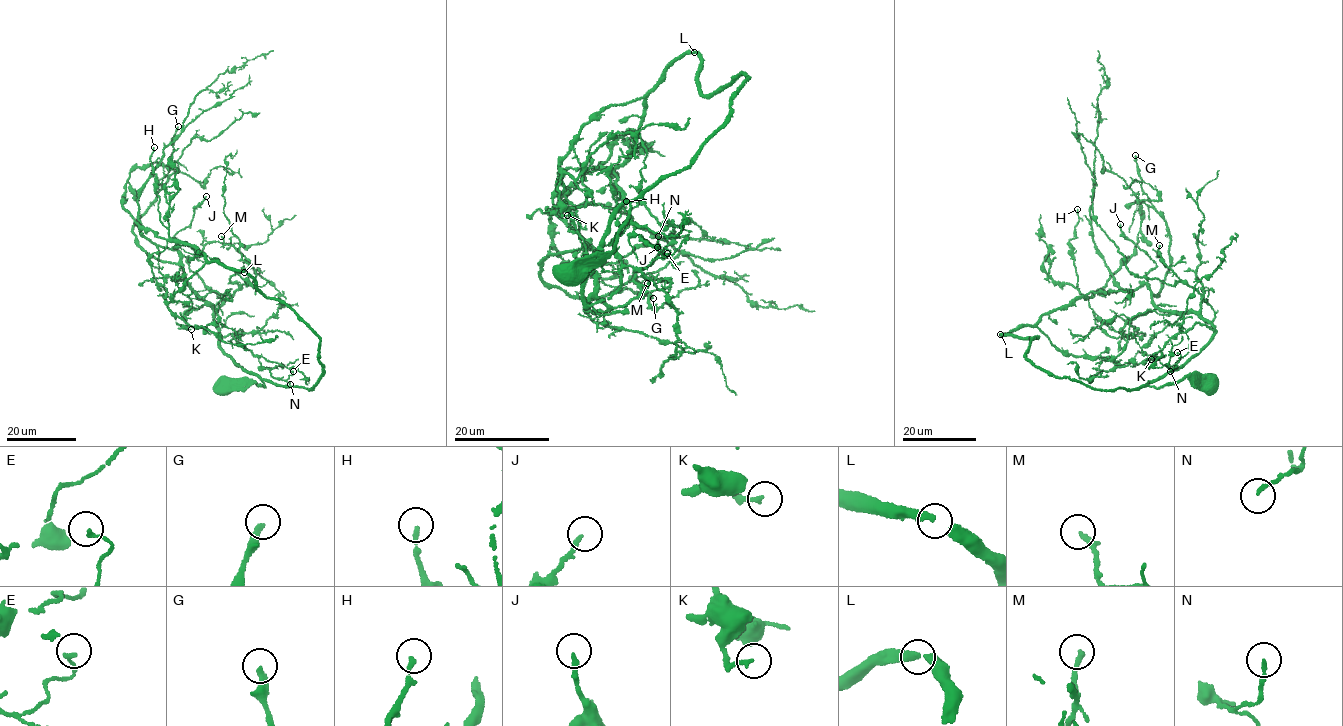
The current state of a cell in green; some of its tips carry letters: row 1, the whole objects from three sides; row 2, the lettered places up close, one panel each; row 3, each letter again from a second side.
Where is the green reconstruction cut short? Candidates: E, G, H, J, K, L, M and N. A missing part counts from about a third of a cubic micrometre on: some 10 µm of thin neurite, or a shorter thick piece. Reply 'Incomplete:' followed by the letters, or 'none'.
Incomplete: none

